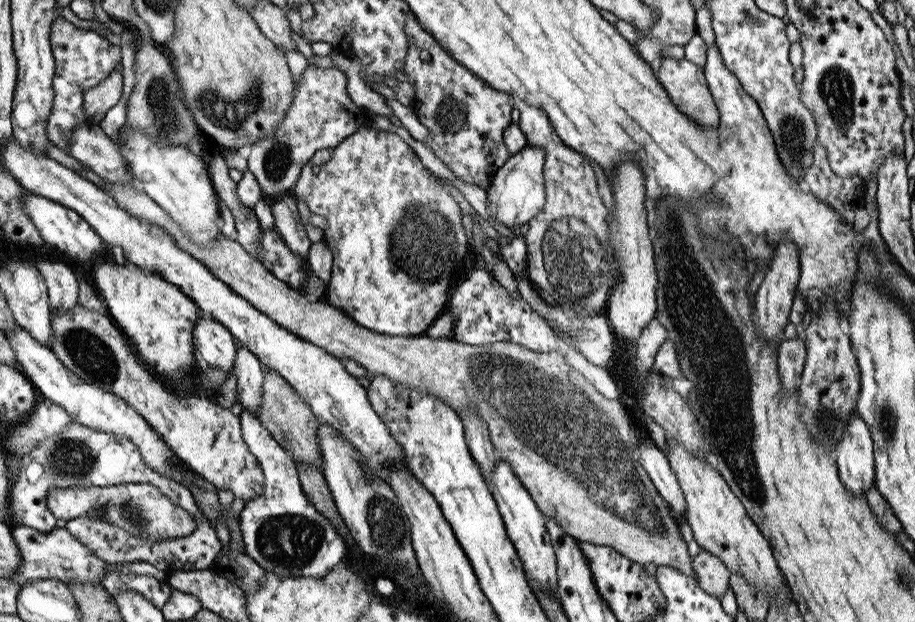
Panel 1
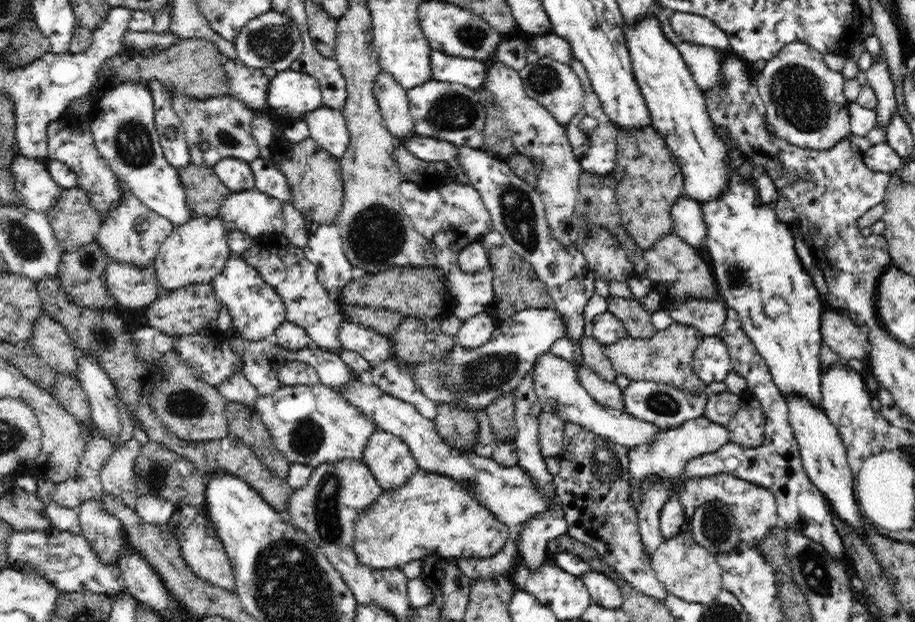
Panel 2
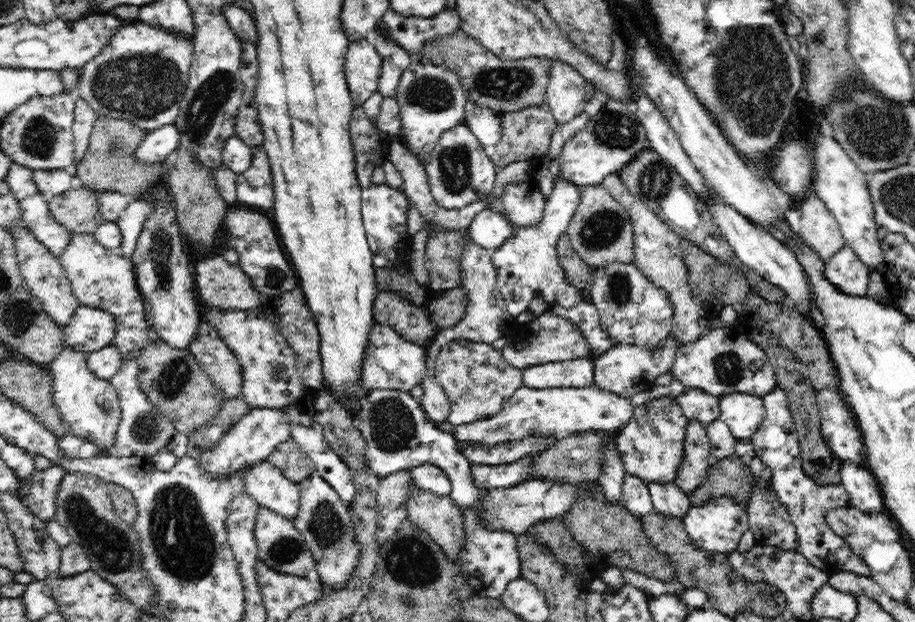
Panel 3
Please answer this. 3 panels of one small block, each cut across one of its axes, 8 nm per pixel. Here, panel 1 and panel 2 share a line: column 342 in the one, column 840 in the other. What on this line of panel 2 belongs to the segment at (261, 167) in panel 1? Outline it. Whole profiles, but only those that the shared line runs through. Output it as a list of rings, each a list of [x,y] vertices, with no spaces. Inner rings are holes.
[[[790,42],[772,60],[767,61],[762,71],[752,78],[761,101],[765,104],[767,122],[773,124],[775,134],[790,144],[804,149],[826,150],[852,135],[849,119],[849,102],[844,97],[845,83],[841,72],[831,70],[824,63],[824,54],[809,44]]]

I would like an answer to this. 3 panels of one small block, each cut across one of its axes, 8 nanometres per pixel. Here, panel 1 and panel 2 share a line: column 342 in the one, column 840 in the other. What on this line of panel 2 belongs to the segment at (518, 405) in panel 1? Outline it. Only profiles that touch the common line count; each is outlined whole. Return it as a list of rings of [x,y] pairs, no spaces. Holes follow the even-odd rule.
[[[826,307],[821,316],[821,335],[842,362],[863,360],[872,350],[860,326],[856,326],[844,312],[831,307]]]

